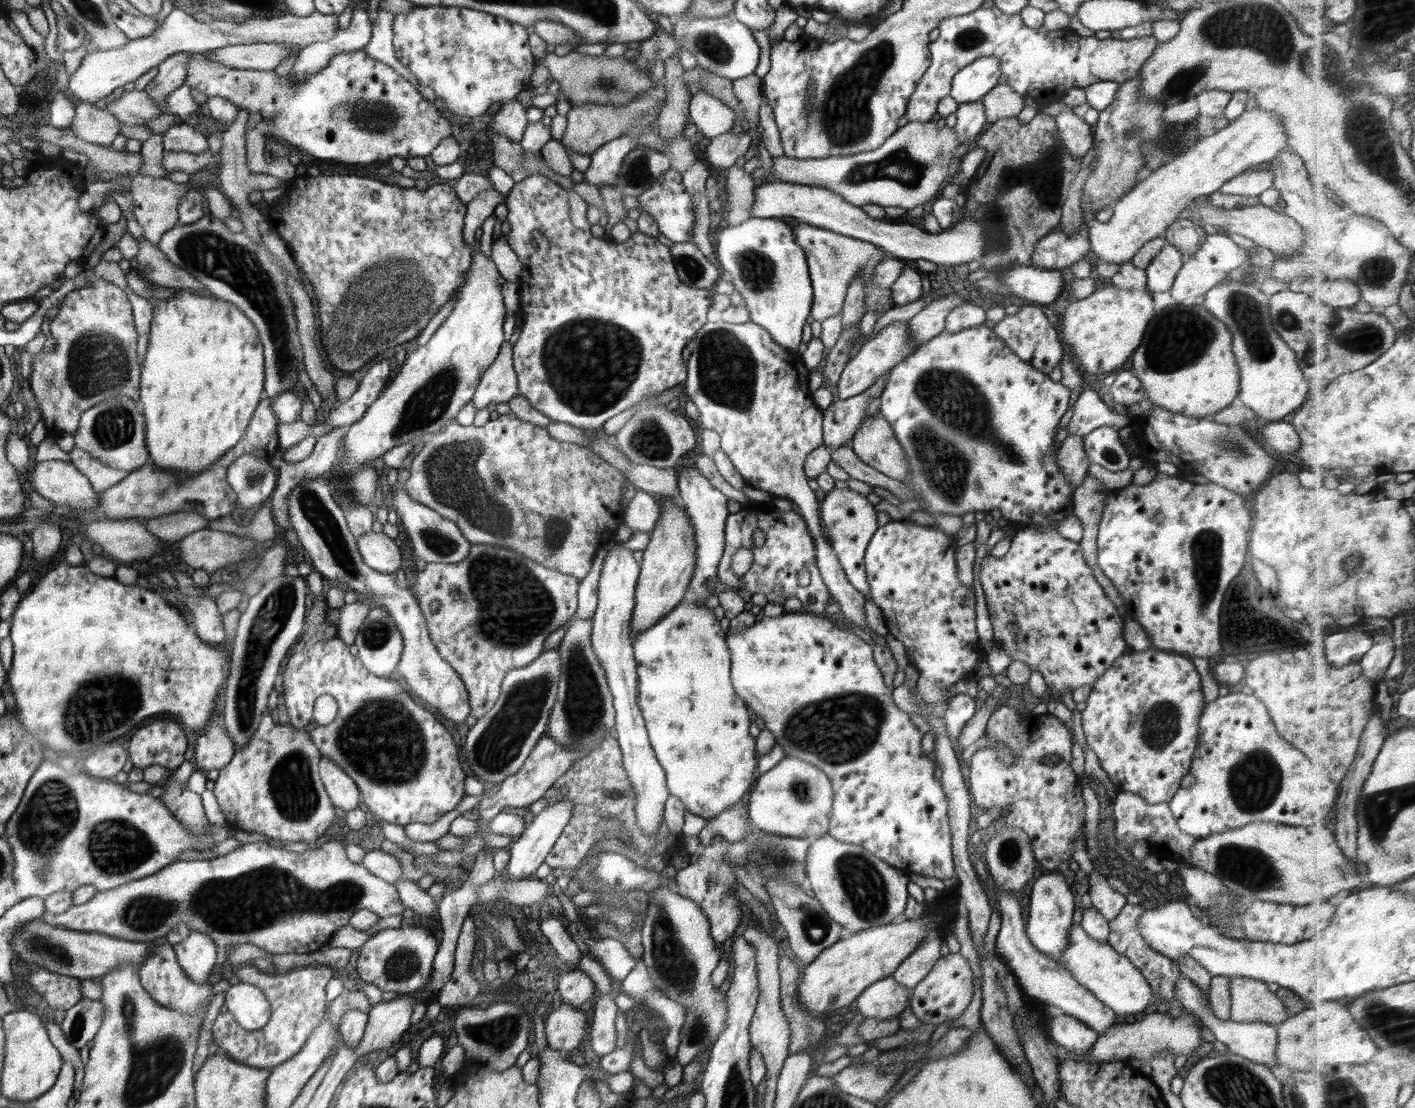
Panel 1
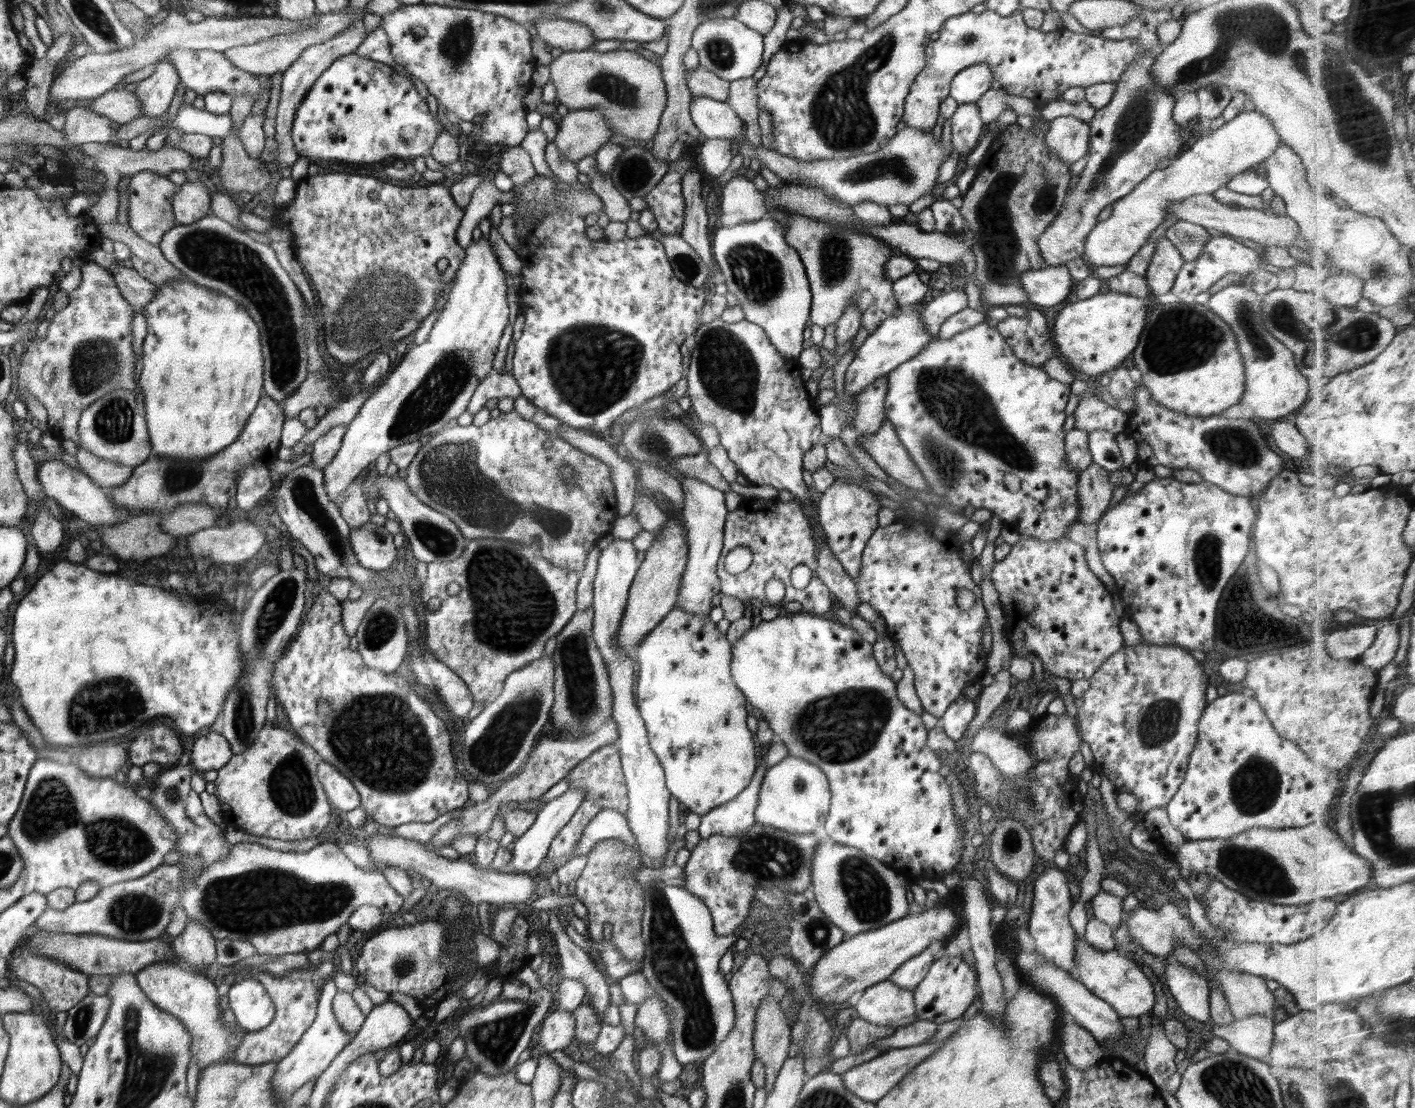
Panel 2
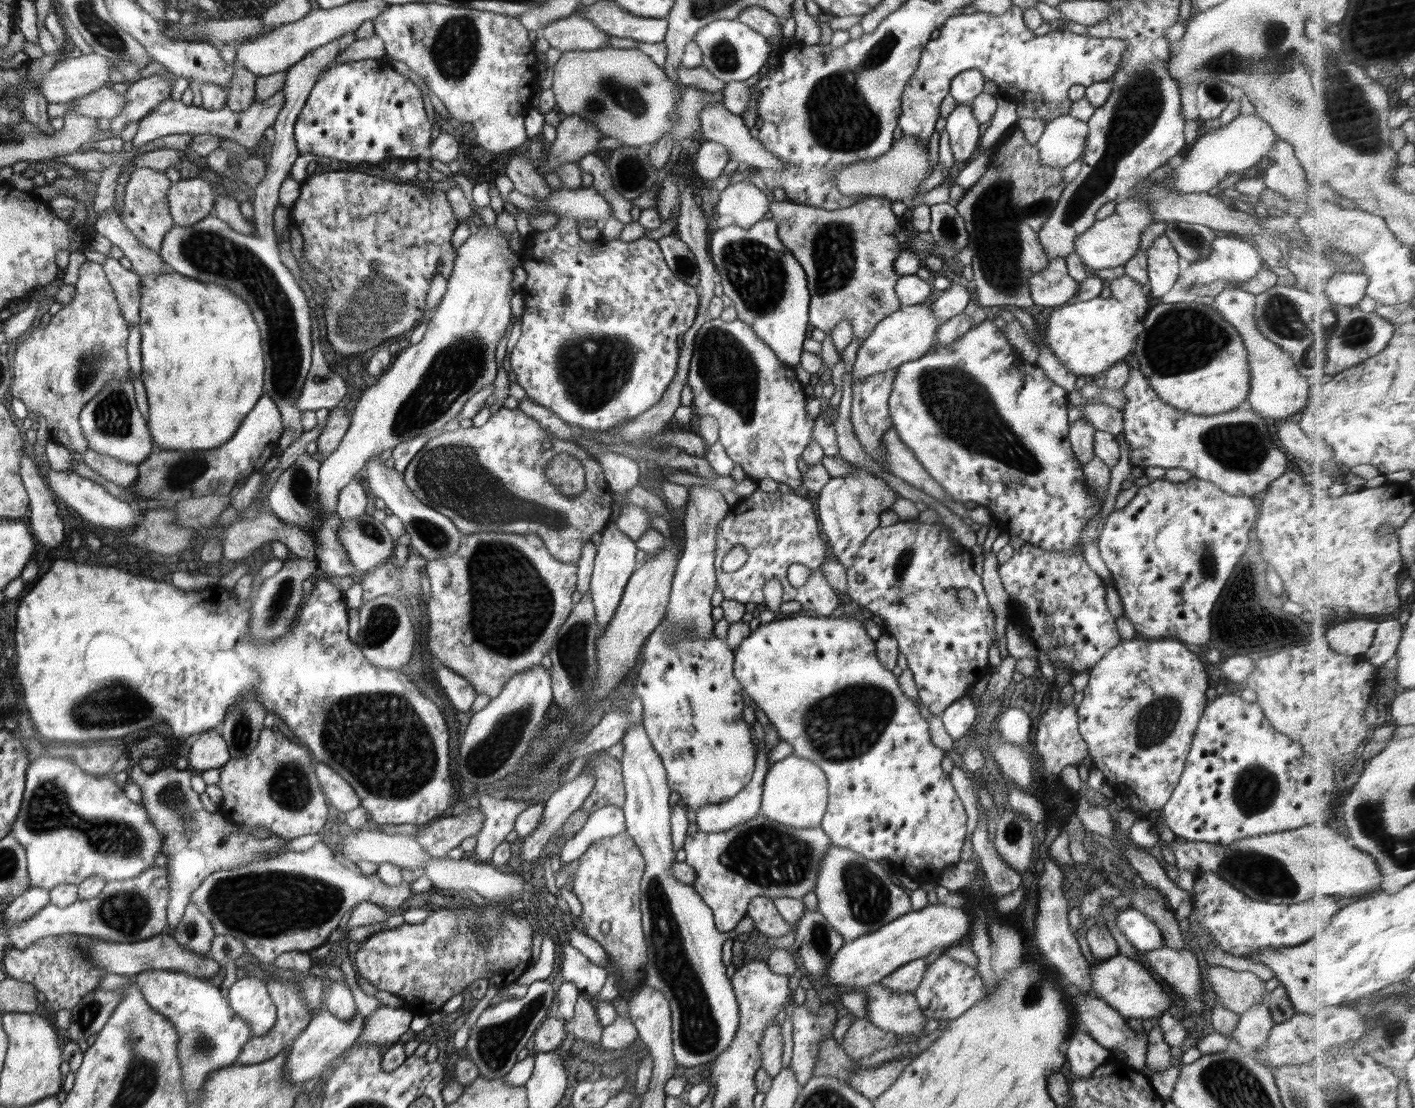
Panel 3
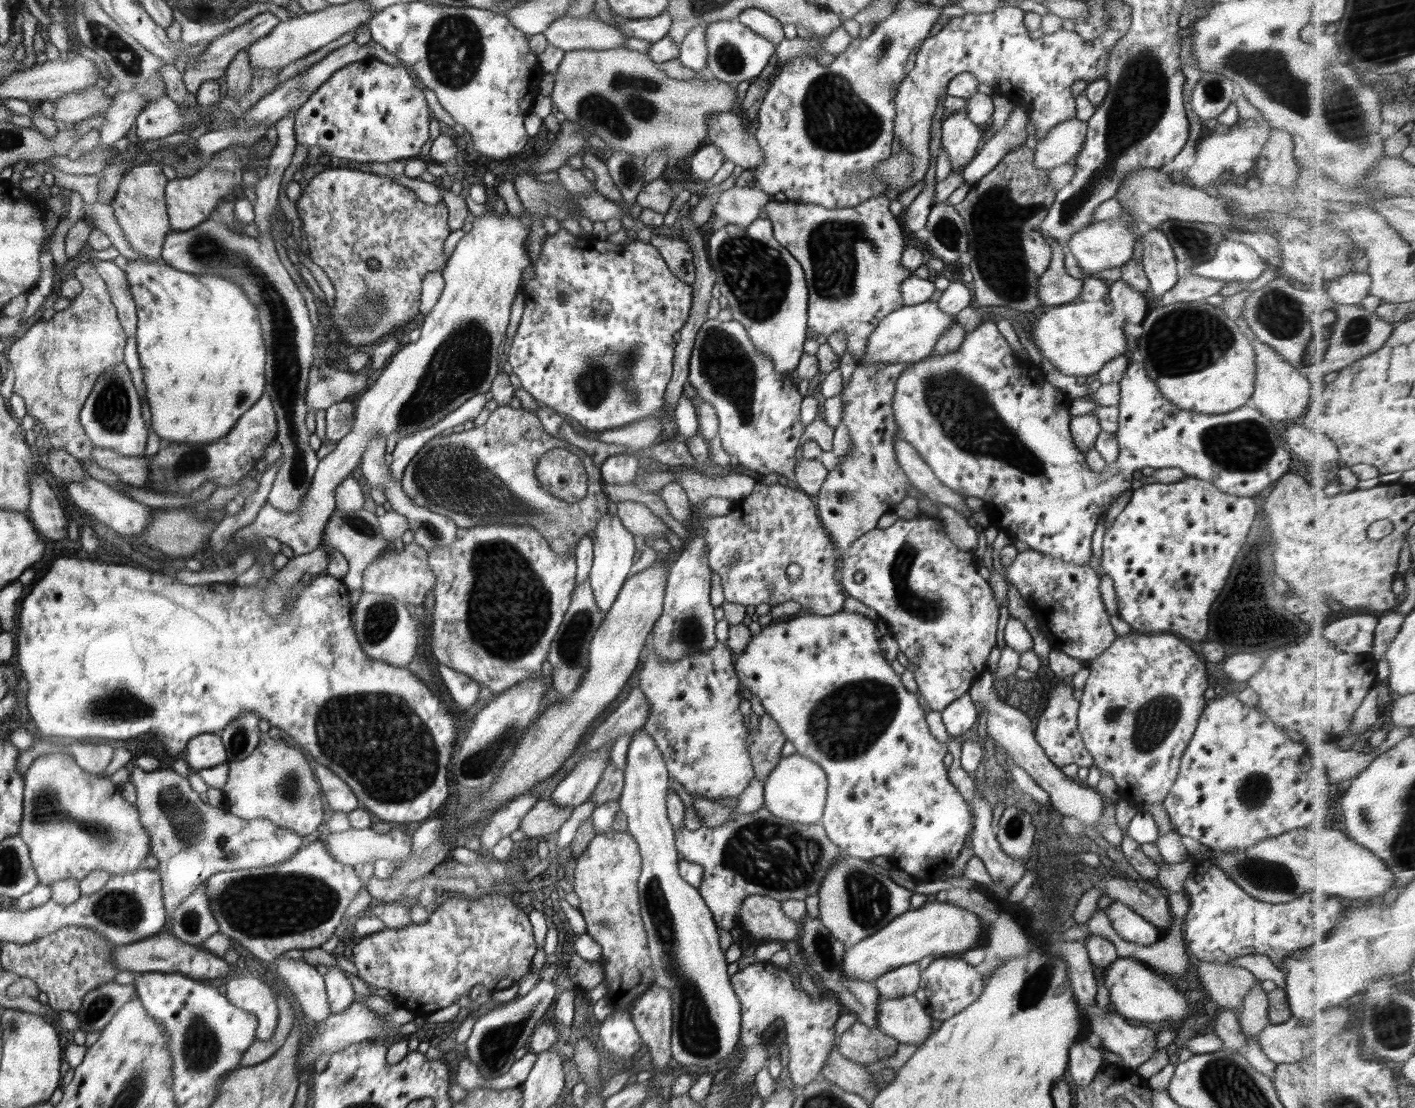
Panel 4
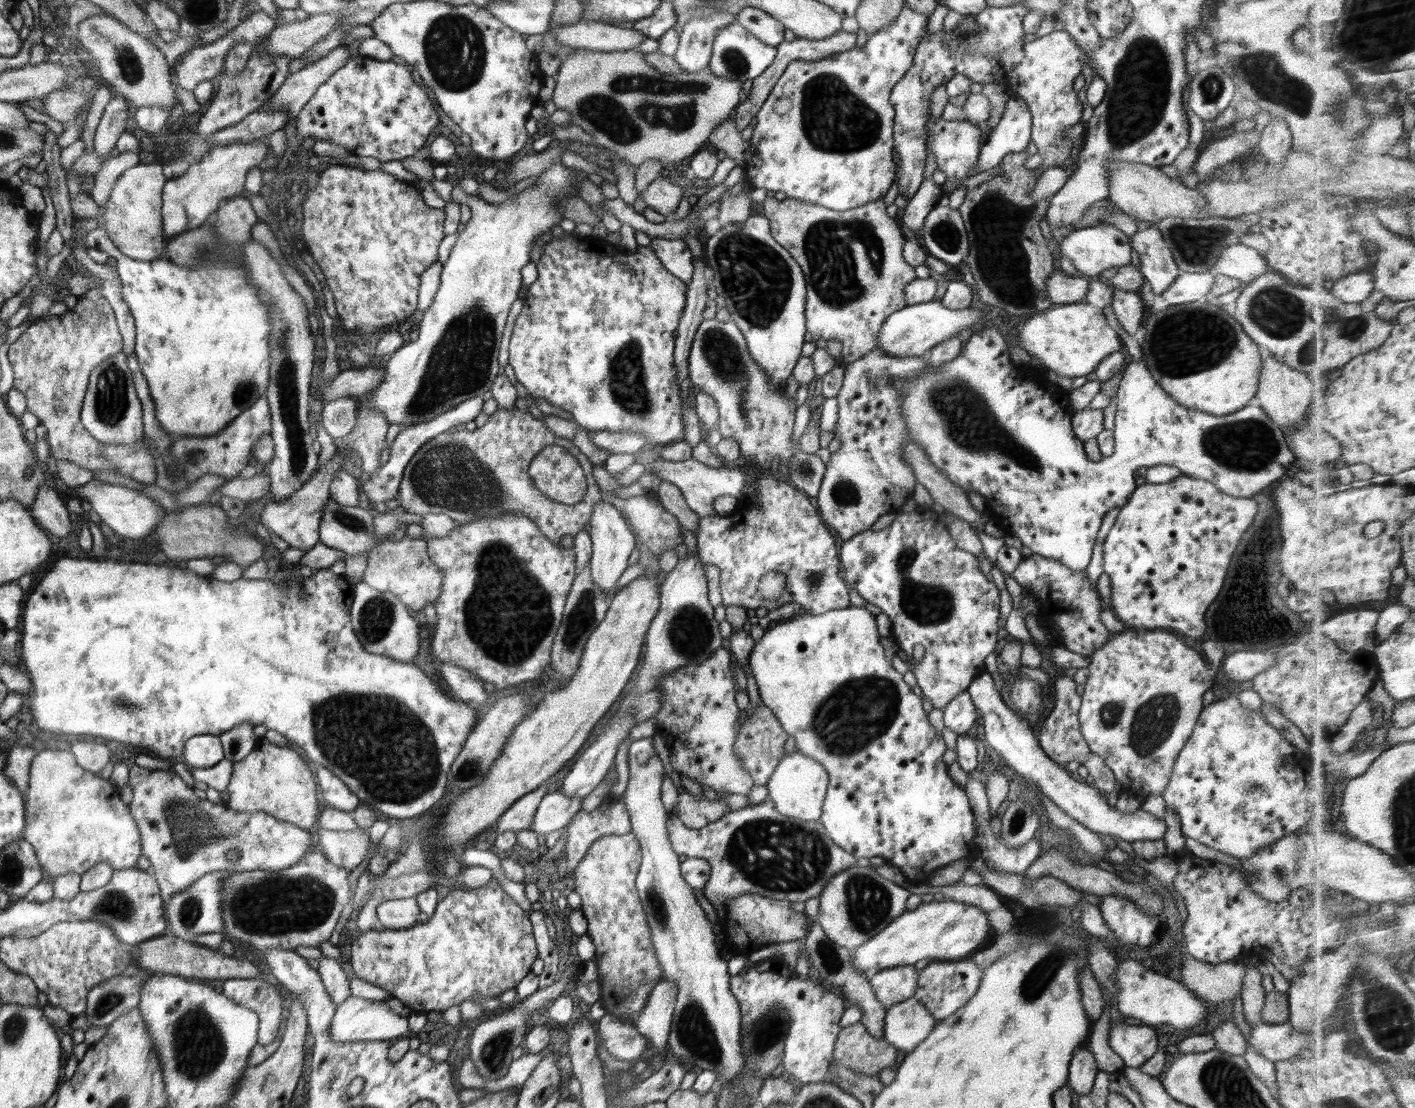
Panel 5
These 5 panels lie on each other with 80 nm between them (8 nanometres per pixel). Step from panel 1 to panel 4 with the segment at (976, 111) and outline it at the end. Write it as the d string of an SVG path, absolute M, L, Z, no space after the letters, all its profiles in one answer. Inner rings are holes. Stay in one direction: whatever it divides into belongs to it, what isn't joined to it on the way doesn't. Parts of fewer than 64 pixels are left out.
M966 110L956 111L942 122L941 149L948 154L952 172L961 174L961 170L978 154L986 138L979 127L969 120Z

